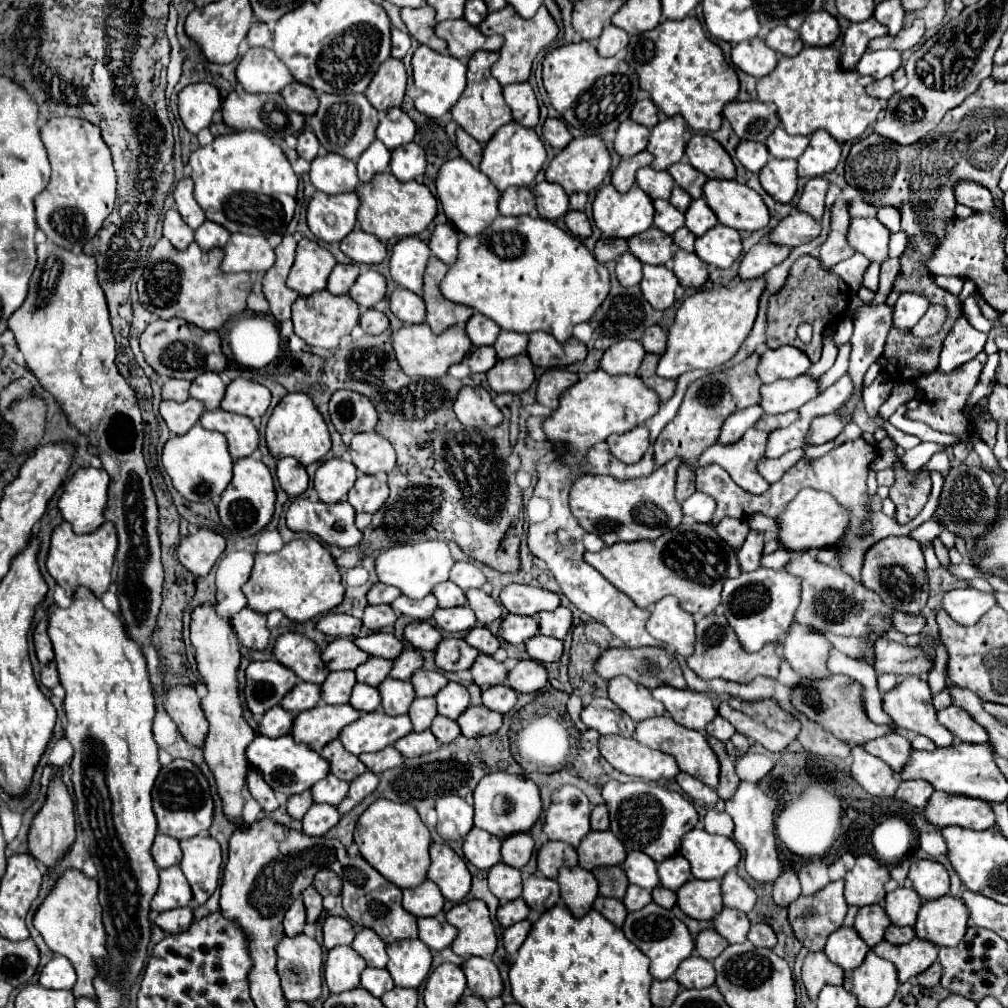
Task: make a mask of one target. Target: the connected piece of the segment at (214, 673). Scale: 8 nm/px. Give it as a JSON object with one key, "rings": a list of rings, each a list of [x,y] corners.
{"rings":[[[202,604],[194,608],[192,612],[192,646],[196,652],[196,664],[198,672],[208,688],[208,694],[200,700],[204,716],[210,724],[208,738],[204,742],[204,758],[208,766],[214,772],[216,784],[218,784],[218,794],[224,800],[224,812],[228,818],[240,826],[242,822],[242,788],[246,782],[246,772],[248,772],[248,760],[246,760],[246,748],[256,736],[250,724],[244,718],[242,702],[238,696],[238,666],[240,666],[240,642],[236,634],[232,632],[232,626],[228,620],[222,620],[216,616],[214,604]]]}

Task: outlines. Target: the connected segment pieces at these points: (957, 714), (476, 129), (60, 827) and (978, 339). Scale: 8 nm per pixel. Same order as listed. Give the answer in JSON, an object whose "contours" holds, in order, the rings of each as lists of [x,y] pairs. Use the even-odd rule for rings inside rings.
{"contours":[[[[958,706],[940,710],[938,718],[962,742],[988,742],[988,732],[966,710],[960,710]]],[[[486,50],[476,52],[468,60],[468,84],[466,84],[466,90],[462,92],[460,100],[450,110],[452,120],[460,128],[464,128],[470,136],[474,136],[480,144],[486,144],[500,126],[512,122],[510,108],[508,108],[508,104],[504,102],[504,96],[502,96],[502,86],[490,74],[490,68],[492,68],[492,64],[496,60],[498,60],[498,52],[486,52]]],[[[52,778],[48,784],[48,792],[46,792],[46,800],[42,804],[42,808],[38,810],[38,814],[34,816],[32,824],[30,824],[30,832],[28,832],[28,848],[30,854],[40,860],[46,866],[54,866],[56,860],[72,846],[76,832],[74,832],[74,802],[68,794],[66,784],[60,778]]],[[[968,320],[956,322],[956,326],[952,328],[952,334],[948,334],[942,346],[940,366],[938,366],[940,372],[952,374],[956,368],[970,362],[984,348],[984,342],[986,342],[986,334],[972,328]]]]}

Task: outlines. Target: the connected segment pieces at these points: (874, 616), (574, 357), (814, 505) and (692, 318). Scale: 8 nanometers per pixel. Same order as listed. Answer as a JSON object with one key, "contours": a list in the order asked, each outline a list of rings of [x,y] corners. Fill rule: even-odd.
{"contours":[[[[798,554],[790,566],[790,574],[802,578],[802,602],[796,610],[796,622],[810,626],[816,632],[830,632],[838,636],[866,636],[866,634],[882,634],[892,624],[894,610],[886,606],[874,590],[866,588],[864,582],[854,580],[840,566],[822,564],[812,554]]],[[[532,332],[526,354],[532,358],[534,366],[550,370],[550,368],[564,368],[568,364],[584,360],[588,350],[586,344],[576,338],[570,338],[568,342],[560,344],[548,332]]],[[[804,488],[788,504],[786,512],[782,516],[778,516],[778,522],[780,522],[778,538],[786,548],[790,548],[794,552],[802,552],[802,550],[808,550],[808,548],[832,546],[848,534],[850,516],[852,516],[850,510],[846,510],[842,504],[838,504],[838,500],[834,500],[830,494],[816,492],[812,488]]],[[[760,276],[738,280],[730,286],[718,284],[710,290],[700,290],[688,296],[676,312],[674,326],[668,330],[668,346],[660,356],[656,374],[662,378],[678,378],[688,370],[712,370],[728,362],[752,332],[764,290],[766,278]]]]}

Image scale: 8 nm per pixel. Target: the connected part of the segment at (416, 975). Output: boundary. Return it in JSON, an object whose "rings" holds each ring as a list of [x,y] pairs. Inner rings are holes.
{"rings":[[[400,940],[386,948],[388,952],[388,972],[396,986],[418,988],[428,976],[432,966],[432,952],[420,940]]]}

